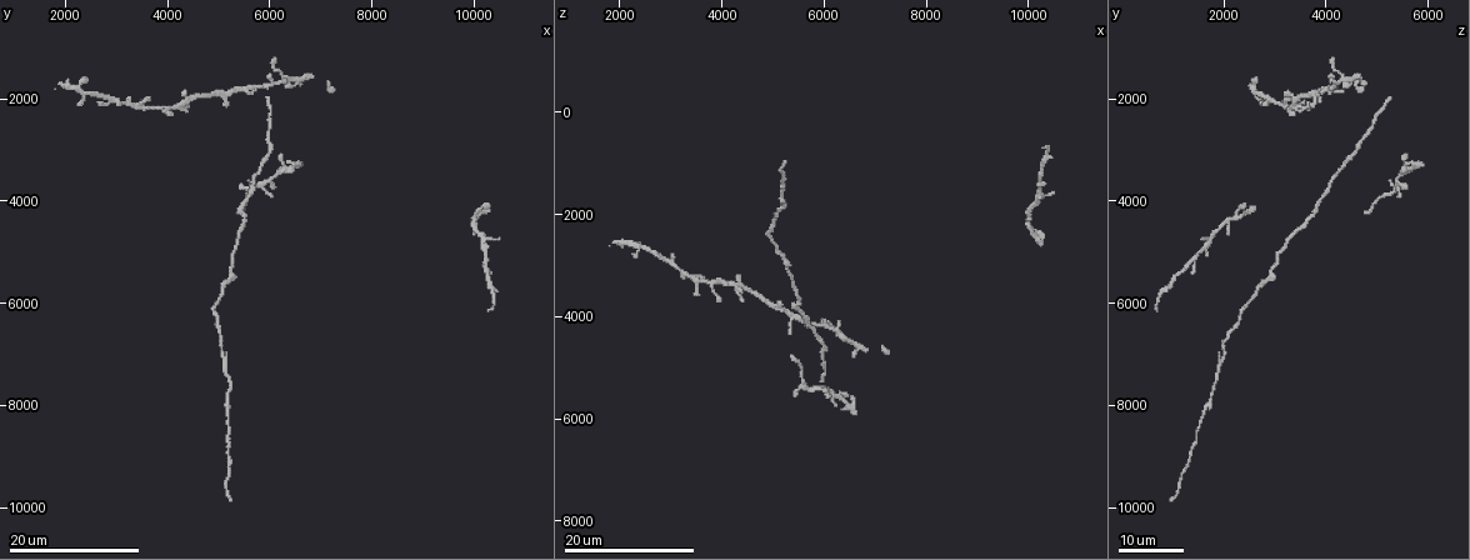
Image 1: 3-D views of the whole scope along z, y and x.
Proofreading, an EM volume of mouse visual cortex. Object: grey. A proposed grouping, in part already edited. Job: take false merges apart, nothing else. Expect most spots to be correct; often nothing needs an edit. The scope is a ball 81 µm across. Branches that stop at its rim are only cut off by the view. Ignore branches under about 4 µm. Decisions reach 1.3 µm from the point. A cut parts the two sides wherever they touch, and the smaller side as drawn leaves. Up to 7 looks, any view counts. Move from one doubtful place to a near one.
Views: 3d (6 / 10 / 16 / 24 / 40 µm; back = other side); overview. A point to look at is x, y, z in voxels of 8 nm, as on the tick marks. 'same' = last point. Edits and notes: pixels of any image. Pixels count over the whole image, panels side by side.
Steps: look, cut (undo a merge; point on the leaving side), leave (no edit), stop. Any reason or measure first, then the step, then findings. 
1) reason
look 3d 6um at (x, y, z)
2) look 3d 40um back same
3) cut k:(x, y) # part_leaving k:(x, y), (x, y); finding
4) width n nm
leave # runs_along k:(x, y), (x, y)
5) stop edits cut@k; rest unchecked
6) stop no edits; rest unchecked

three-way junction
look 3d 24um at (5100, 7150, 1950)

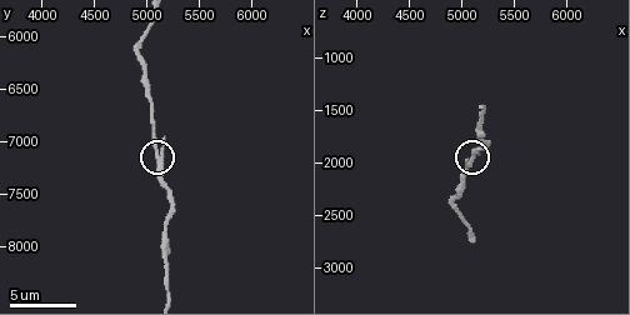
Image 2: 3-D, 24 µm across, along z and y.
zoom in
look 3d 10um at (5100, 7140, 2000)

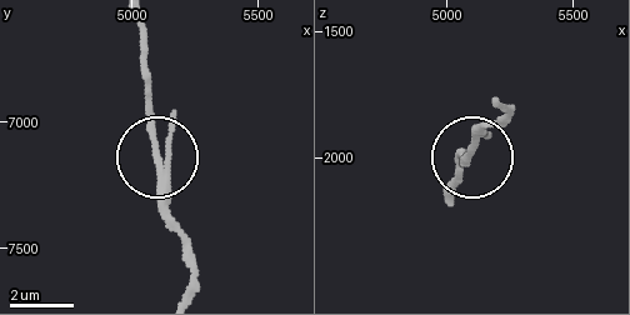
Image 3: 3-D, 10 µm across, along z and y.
look 3d 6um at (5090, 7130, 1980)

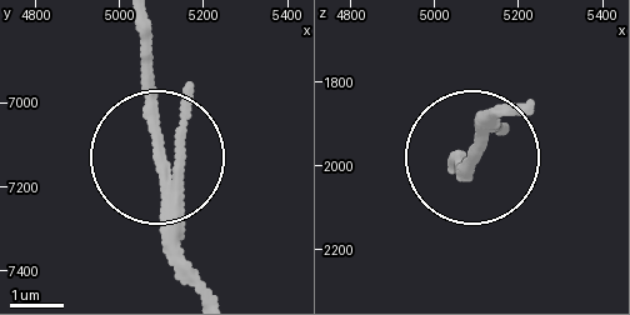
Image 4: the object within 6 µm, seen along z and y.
width 180 nm
cut 4:(196, 284) # part_leaving 4:(173, 211), (191, 288); a second cell is stuck on

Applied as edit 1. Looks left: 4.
sudden change in width
look 3d 16um at (3200, 2100, 3150)

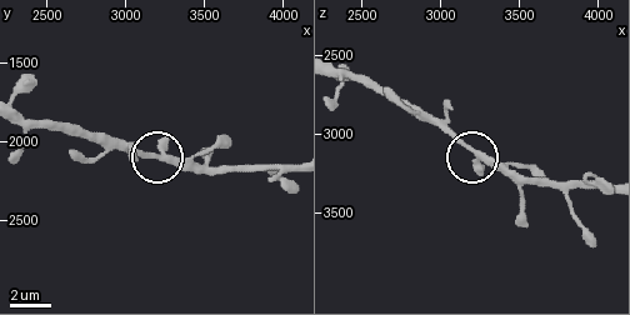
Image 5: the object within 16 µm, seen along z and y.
look 3d 10um at (3260, 2100, 3140)

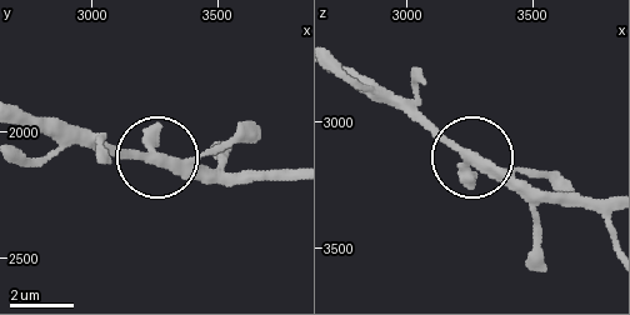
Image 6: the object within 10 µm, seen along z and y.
leave # runs_along 6:(604, 203), (524, 200), (405, 100); one cell here

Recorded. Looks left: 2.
arms run side by side
look 3d 16um at (3800, 2200, 3350)

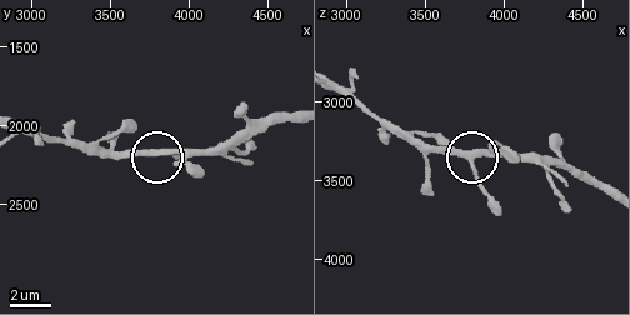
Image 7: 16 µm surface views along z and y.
look 3d 6um at (3800, 2180, 3380)

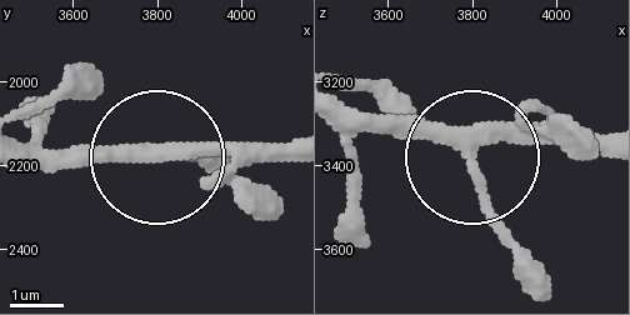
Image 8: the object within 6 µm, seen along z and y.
leave # all the same cell

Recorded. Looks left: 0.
stop edits cut@4; rest unchecked

